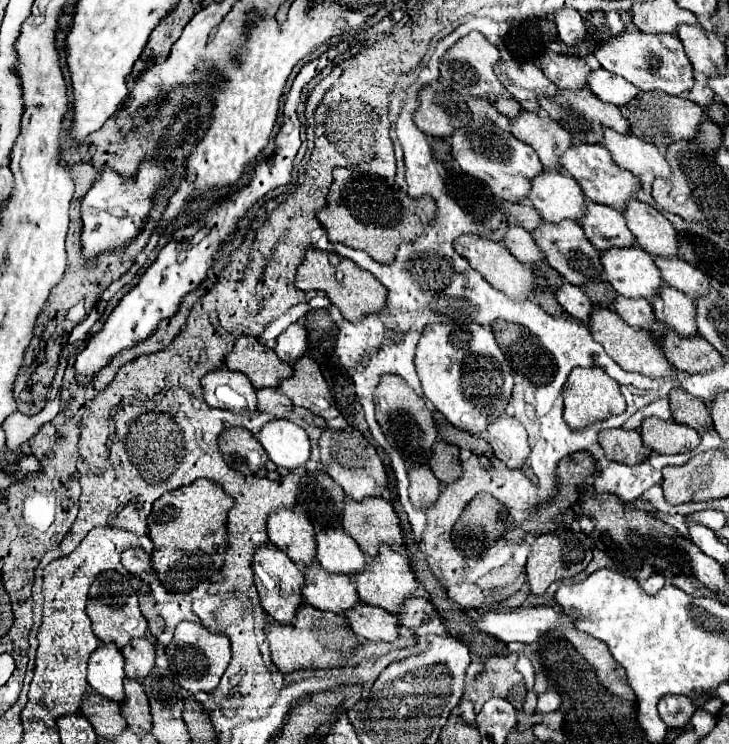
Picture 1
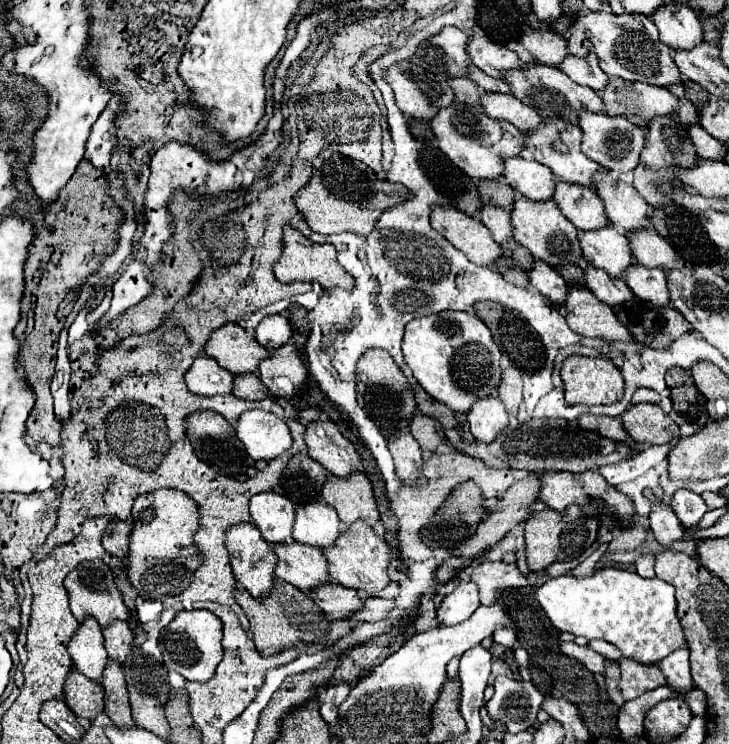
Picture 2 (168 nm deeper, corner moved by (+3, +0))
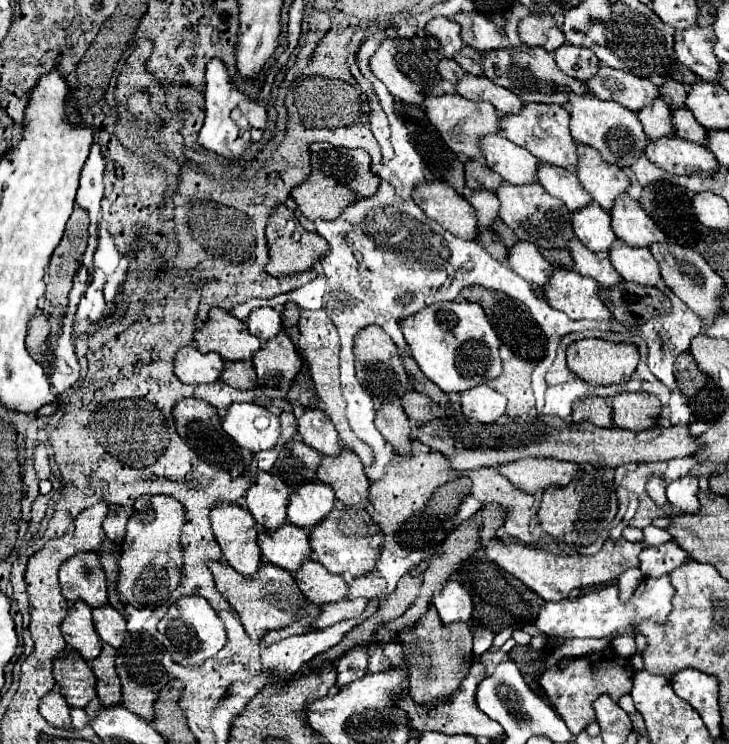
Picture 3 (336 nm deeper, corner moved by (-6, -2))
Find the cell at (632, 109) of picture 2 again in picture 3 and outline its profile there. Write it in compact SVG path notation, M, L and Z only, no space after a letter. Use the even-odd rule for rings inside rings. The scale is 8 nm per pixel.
M601 66L599 72L587 82L587 86L597 98L619 102L631 112L639 112L643 106L649 106L661 96L659 86L647 78L613 70L609 66Z

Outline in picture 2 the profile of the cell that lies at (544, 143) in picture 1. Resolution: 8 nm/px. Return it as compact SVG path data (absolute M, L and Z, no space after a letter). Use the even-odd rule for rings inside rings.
M480 92L480 104L484 106L490 118L504 118L506 122L514 124L520 132L528 132L530 128L536 128L542 122L534 108L522 104L512 94Z

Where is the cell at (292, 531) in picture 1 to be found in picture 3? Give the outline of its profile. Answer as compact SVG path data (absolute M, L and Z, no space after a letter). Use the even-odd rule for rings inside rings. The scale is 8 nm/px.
M259 474L257 482L247 490L245 494L245 506L257 520L259 530L277 530L287 522L287 498L289 498L289 488L273 474Z

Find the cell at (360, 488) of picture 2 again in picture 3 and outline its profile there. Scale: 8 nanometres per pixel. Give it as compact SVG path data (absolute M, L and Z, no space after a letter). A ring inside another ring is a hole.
M343 450L339 456L321 456L317 478L331 484L345 506L369 506L369 480L355 452Z

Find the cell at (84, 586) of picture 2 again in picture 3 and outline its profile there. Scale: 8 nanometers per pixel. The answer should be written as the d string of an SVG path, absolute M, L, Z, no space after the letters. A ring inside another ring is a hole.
M79 552L59 568L61 592L69 602L83 600L91 608L109 604L105 570L97 552Z

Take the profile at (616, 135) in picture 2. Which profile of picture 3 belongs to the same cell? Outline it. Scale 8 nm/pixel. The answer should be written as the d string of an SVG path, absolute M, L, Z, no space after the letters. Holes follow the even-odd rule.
M569 94L569 104L571 104L571 134L579 144L595 148L601 158L607 164L615 164L619 168L629 168L635 164L641 154L645 154L645 146L649 142L647 134L643 132L643 126L637 118L635 112L627 110L625 106L619 106L617 102L603 102L595 98L593 94L589 96L575 96Z

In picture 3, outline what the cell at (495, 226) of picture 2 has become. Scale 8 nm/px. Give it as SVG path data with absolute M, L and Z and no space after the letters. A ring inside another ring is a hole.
M479 190L479 192L469 192L467 200L477 210L479 226L491 230L493 222L499 220L499 198L495 198L495 194L489 190Z

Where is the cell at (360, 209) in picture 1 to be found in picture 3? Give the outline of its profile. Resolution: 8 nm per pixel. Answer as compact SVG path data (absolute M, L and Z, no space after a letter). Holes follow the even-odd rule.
M319 142L311 146L311 176L301 186L293 188L291 198L309 220L337 220L347 206L365 198L365 194L359 192L375 192L379 182L379 176L371 172L371 158L365 150L337 148L329 142Z

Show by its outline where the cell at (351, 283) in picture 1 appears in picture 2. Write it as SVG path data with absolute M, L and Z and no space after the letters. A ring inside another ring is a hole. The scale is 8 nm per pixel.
M288 224L284 226L284 234L282 234L282 256L274 262L274 276L284 284L302 280L302 282L318 282L322 288L354 286L352 276L348 276L346 270L338 264L336 248L332 244L316 244L310 238L306 238L300 230L296 230Z

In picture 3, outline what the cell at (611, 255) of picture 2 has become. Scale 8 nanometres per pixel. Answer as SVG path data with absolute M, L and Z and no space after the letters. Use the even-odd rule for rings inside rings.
M597 202L579 212L573 212L573 230L577 238L589 250L593 250L593 254L601 256L607 256L611 252L611 244L617 240L615 230L611 230L611 216L599 208Z

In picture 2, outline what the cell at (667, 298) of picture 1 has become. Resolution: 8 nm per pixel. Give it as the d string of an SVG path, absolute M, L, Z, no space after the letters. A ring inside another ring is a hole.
M632 264L626 268L624 276L626 276L624 282L630 286L634 296L658 306L670 304L670 292L662 268L646 268Z

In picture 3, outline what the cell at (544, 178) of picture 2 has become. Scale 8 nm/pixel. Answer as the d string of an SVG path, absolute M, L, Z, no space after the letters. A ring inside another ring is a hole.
M499 134L479 140L479 146L483 150L487 166L497 172L505 182L515 186L537 182L537 168L541 160L531 156L525 148L513 144Z

